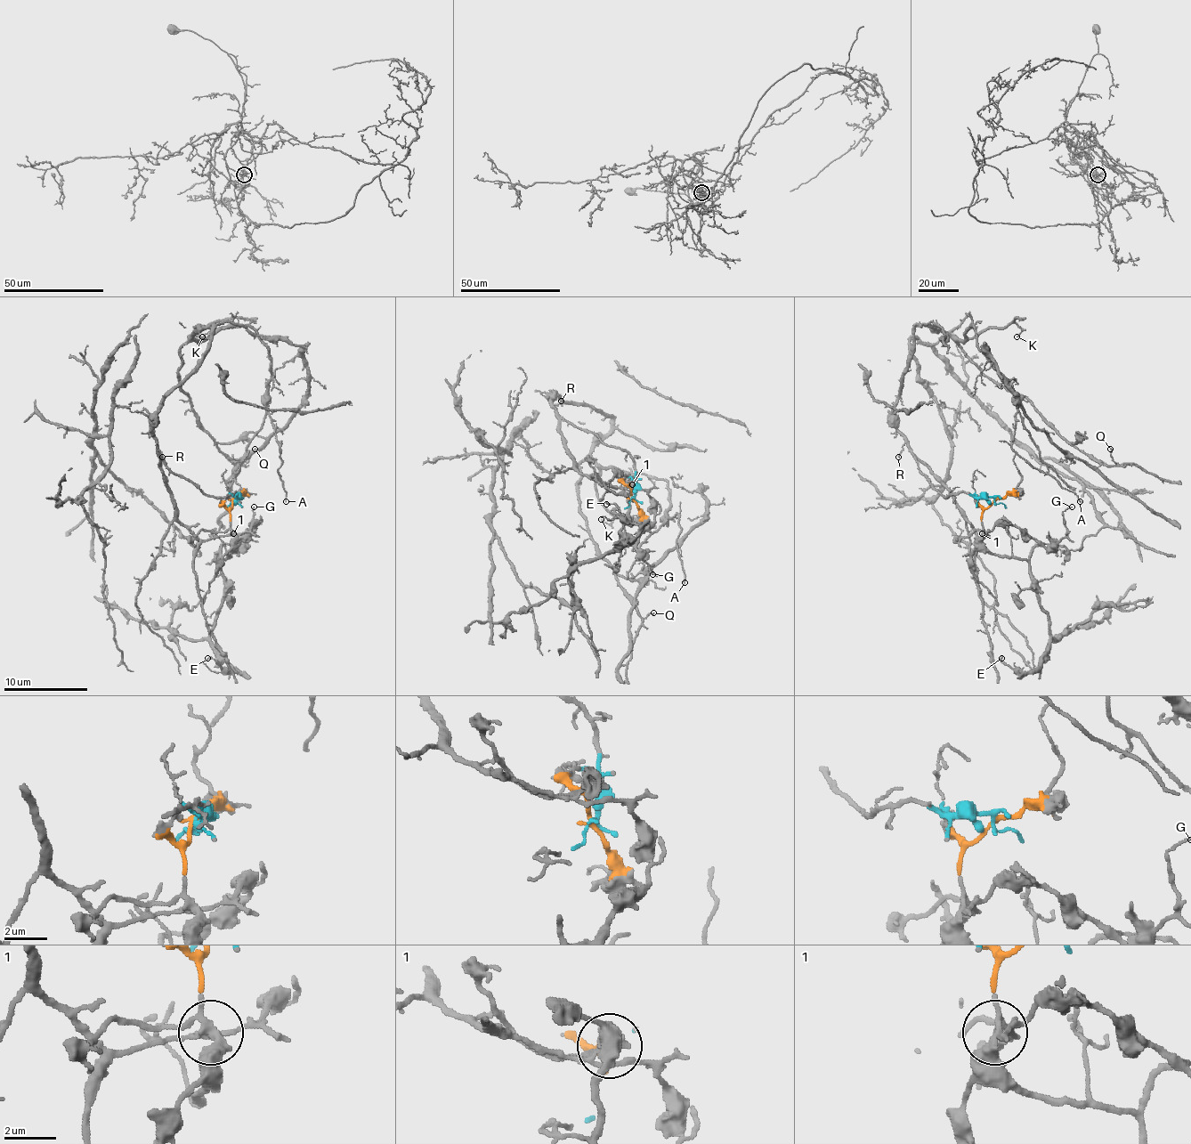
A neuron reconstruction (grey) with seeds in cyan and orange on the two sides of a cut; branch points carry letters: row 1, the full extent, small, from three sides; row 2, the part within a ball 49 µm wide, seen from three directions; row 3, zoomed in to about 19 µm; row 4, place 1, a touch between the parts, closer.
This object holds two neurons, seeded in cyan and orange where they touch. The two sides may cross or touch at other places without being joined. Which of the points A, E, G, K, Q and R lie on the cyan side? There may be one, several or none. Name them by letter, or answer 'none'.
A, K, Q, R

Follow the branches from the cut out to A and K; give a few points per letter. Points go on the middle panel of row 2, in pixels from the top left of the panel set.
A: (633, 497), (633, 458), (574, 427), (551, 400), (608, 415), (595, 461), (667, 482), (684, 583)
K: (633, 497), (633, 458), (560, 415), (555, 396), (608, 415), (591, 452), (612, 515), (602, 520)

